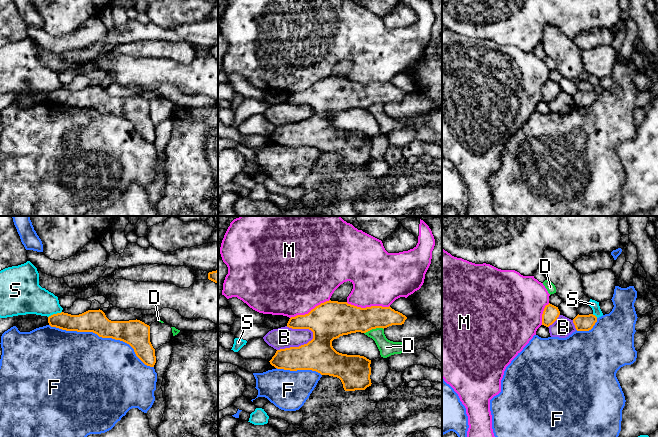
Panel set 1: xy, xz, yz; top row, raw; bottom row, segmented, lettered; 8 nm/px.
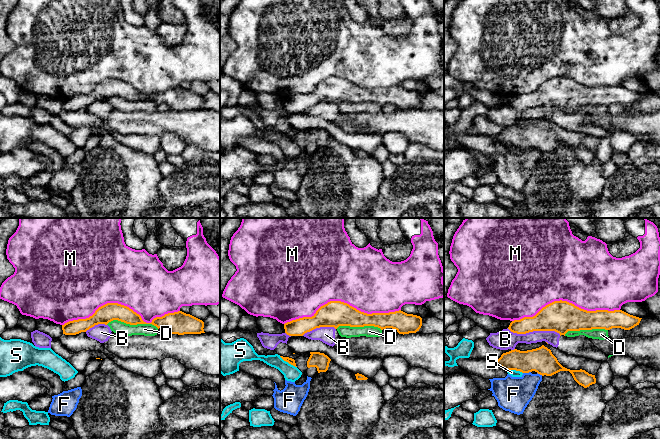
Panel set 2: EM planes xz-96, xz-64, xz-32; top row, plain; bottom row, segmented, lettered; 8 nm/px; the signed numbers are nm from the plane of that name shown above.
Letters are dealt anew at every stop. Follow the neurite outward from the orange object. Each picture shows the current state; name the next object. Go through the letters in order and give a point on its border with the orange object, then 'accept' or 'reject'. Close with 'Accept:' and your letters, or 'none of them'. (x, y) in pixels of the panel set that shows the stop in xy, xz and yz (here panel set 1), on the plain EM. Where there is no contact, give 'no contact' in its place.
B: meets orange in xz at (297, 123); reject
D: meets orange in xz at (373, 104); reject
F: meets orange in xy at (103, 113); reject
M: meets orange in xz at (368, 83); reject
S: meets orange in xy at (54, 90); reject
Accept: none of them

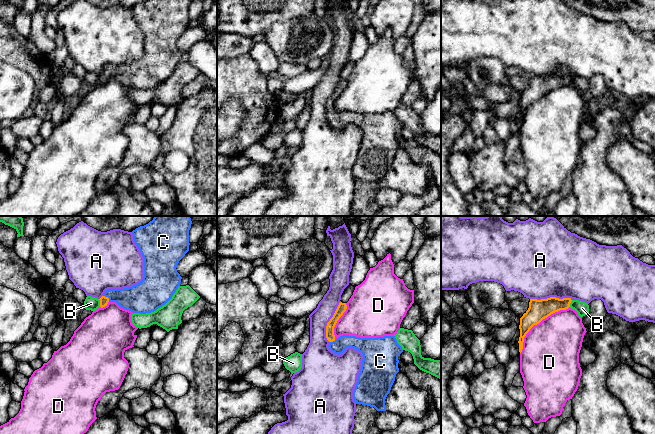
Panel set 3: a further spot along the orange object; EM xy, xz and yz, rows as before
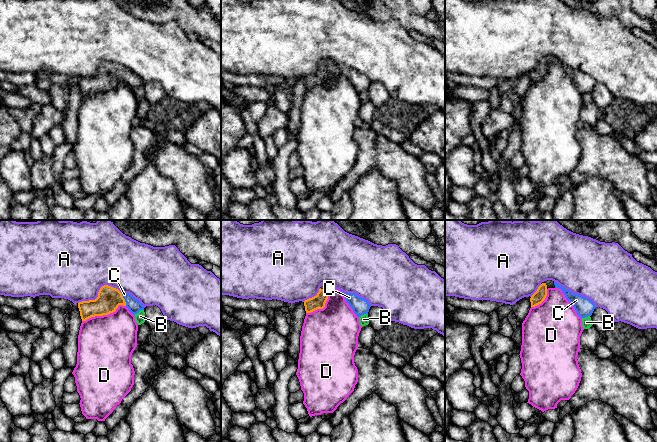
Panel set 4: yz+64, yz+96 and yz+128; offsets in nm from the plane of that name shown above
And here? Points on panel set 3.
A: meets orange in yz at (550, 73); reject
B: meets orange in xy at (100, 79); reject
C: meets orange in xy at (107, 73); accept
D: meets orange in yz at (537, 99); reject
Accept: C

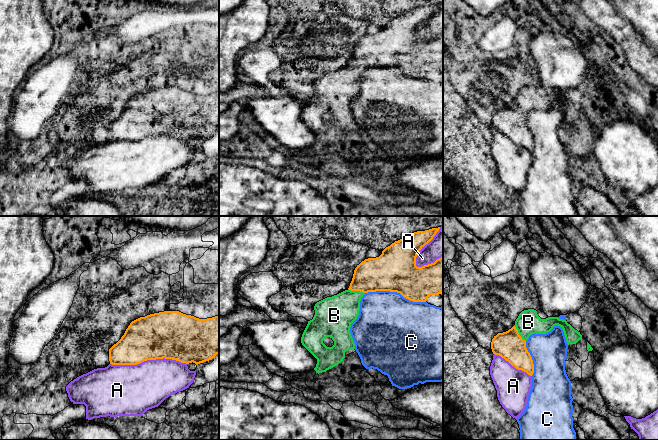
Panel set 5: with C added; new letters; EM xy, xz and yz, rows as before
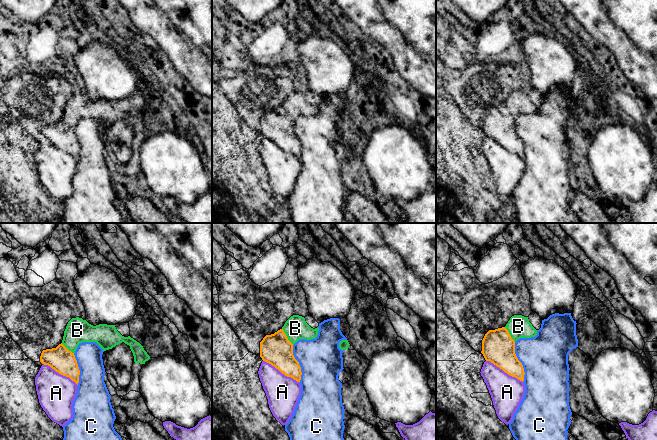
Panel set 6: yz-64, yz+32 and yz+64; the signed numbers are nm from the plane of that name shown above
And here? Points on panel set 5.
A: meets orange in xy at (148, 135); reject
B: meets orange in xz at (356, 66); accept
C: meets orange in xz at (395, 67); reject
Accept: B

